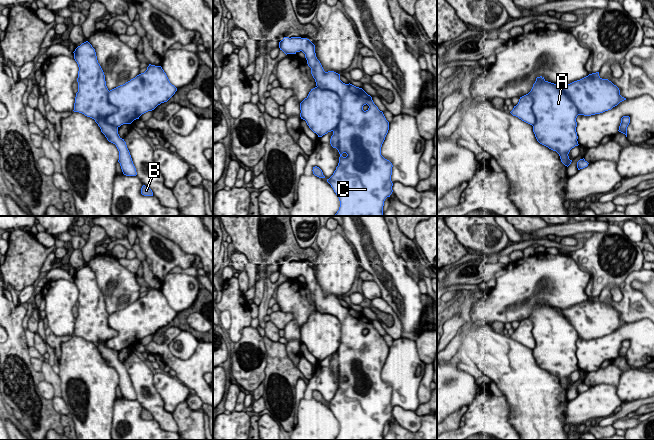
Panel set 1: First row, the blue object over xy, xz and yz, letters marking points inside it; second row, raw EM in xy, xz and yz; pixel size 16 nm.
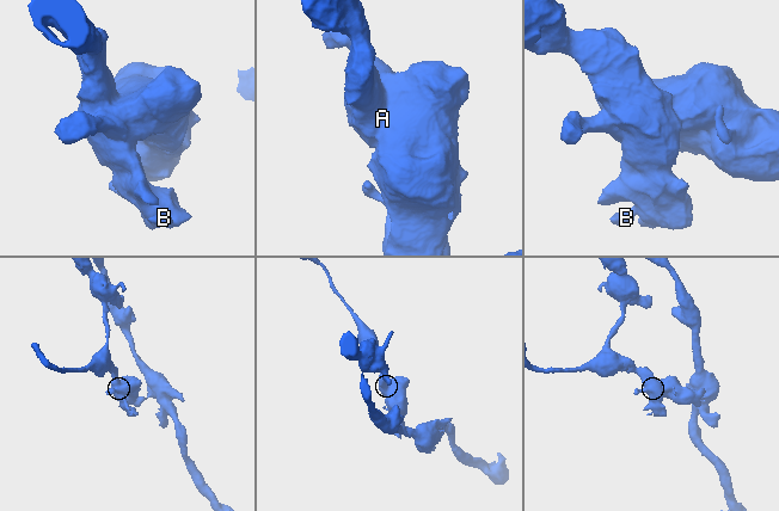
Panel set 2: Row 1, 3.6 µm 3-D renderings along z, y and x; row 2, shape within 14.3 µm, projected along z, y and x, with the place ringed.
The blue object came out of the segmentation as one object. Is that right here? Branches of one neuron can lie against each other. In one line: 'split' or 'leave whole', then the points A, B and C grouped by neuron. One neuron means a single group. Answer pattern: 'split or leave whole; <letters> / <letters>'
leave whole; A B C

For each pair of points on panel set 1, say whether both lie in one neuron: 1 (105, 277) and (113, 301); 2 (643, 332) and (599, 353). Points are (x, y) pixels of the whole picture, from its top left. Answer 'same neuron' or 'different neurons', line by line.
1: same neuron
2: same neuron

